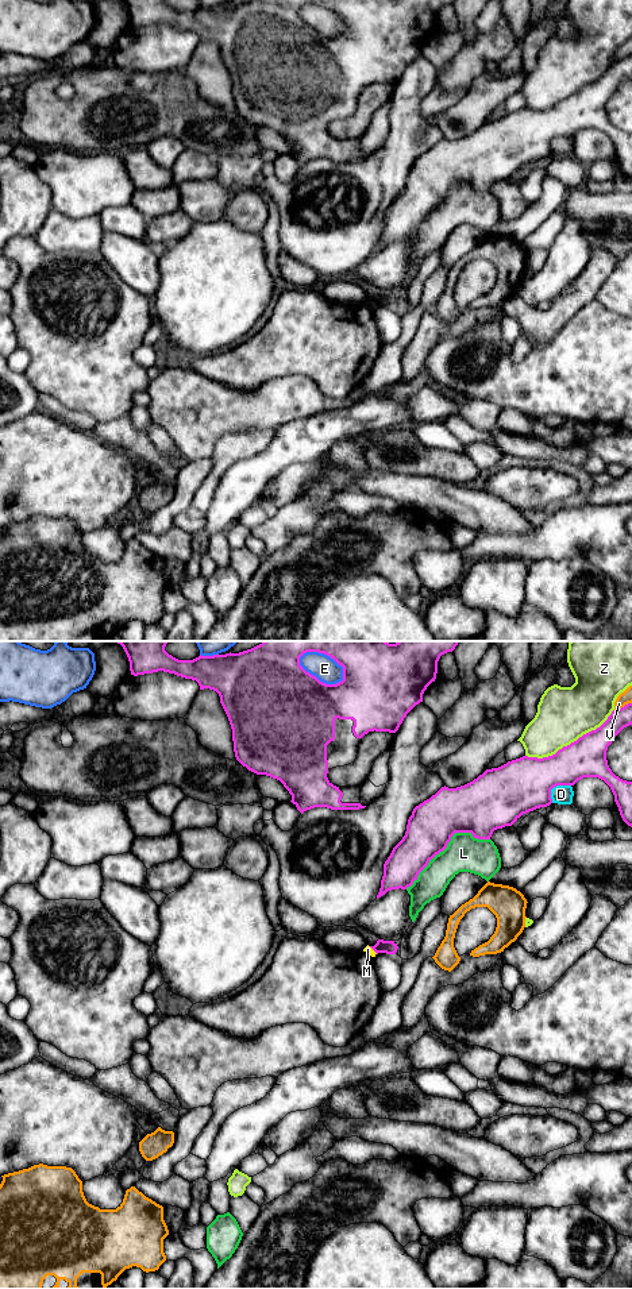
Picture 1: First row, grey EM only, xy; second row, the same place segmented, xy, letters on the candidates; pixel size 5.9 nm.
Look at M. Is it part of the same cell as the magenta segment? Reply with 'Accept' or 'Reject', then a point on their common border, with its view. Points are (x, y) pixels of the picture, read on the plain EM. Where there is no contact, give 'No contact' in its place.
Reject. Touches magenta at xy (373, 301)

